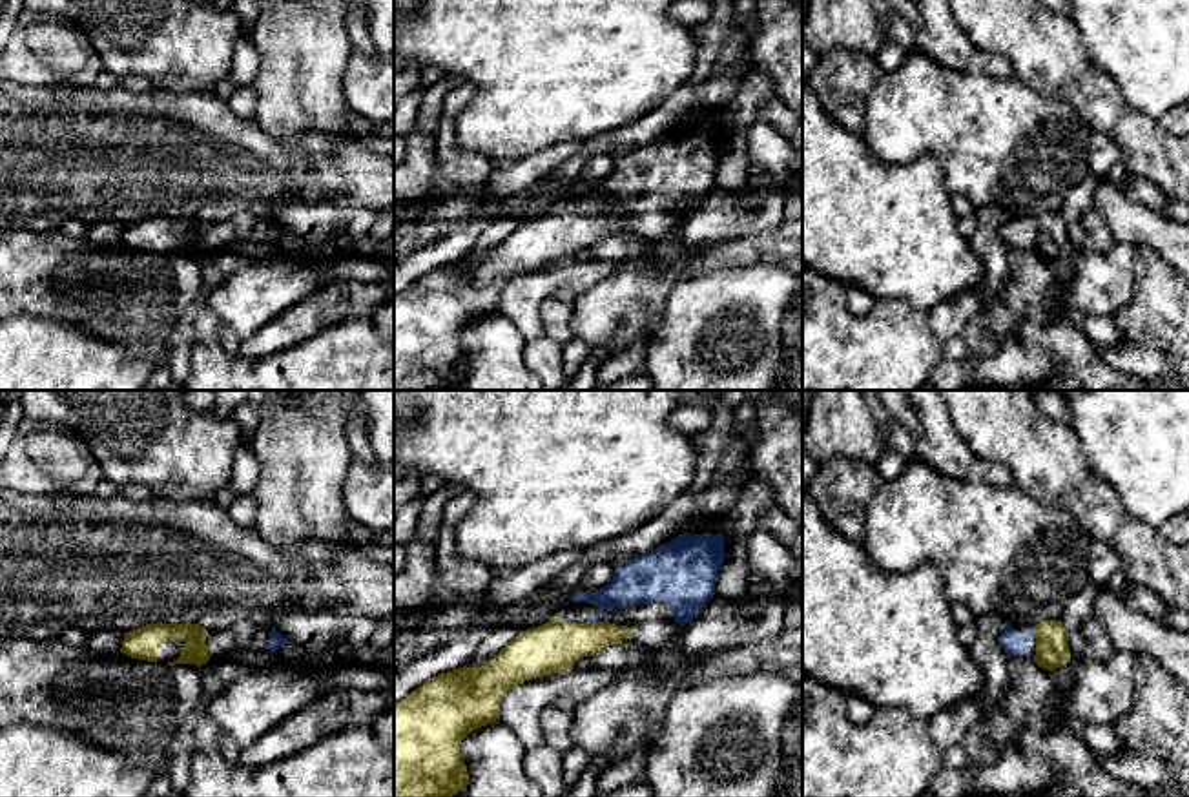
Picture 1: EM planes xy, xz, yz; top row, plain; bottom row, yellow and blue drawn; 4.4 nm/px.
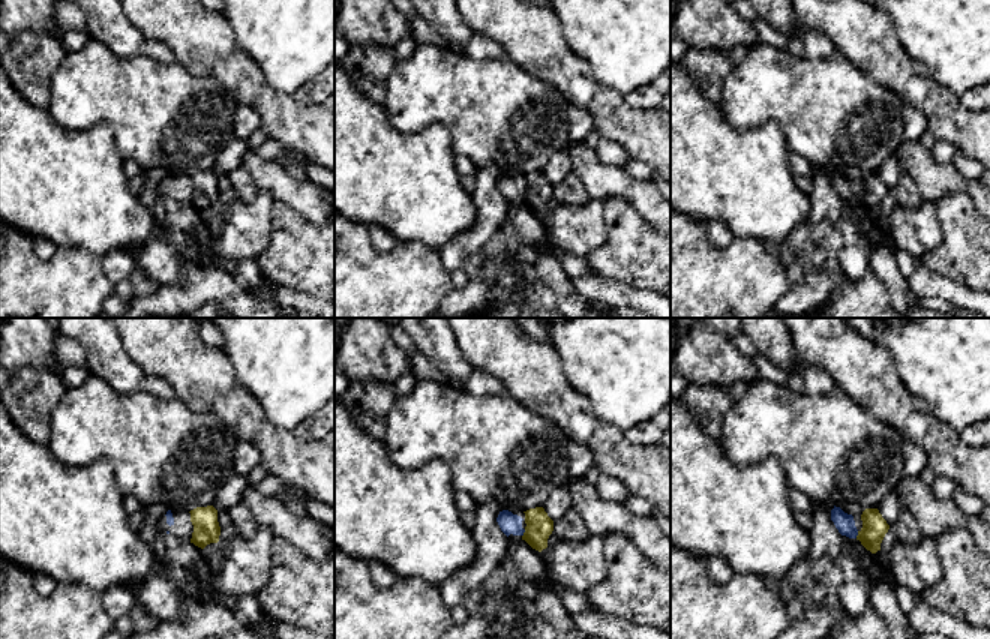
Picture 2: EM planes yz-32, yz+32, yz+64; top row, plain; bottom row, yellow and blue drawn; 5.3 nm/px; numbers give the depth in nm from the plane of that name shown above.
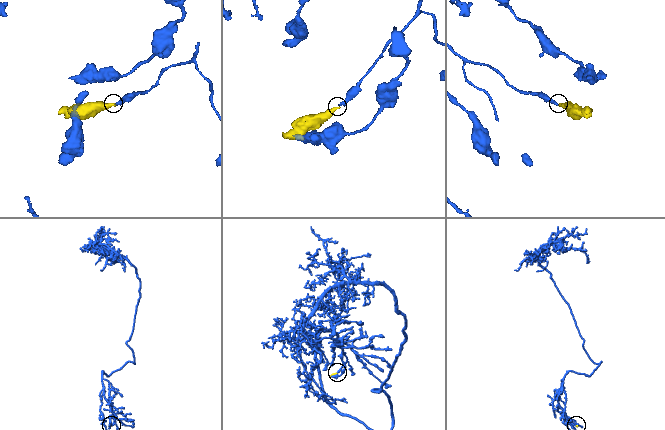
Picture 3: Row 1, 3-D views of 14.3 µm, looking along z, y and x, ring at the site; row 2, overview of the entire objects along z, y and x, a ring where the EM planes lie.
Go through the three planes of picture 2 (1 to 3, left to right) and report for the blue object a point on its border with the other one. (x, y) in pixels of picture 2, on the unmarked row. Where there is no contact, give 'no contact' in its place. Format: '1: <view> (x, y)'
1: no contact
2: yz+32 (524, 197)
3: yz+64 (858, 198)

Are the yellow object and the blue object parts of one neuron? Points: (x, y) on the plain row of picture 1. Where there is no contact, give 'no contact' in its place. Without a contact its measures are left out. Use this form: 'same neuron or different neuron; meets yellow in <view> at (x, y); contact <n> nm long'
same neuron; meets yellow in yz at (1036, 223); contact 60 nm long

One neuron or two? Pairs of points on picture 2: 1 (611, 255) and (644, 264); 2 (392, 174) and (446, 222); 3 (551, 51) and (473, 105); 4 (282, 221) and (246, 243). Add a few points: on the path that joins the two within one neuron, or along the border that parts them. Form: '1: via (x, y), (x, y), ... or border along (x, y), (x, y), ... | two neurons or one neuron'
1: via (618, 257), (636, 257) | one neuron
2: via (405, 183), (432, 209) | one neuron
3: border along (506, 56), (530, 74), (555, 87) | two neurons
4: border along (275, 200), (272, 206), (270, 240), (255, 258) | two neurons

